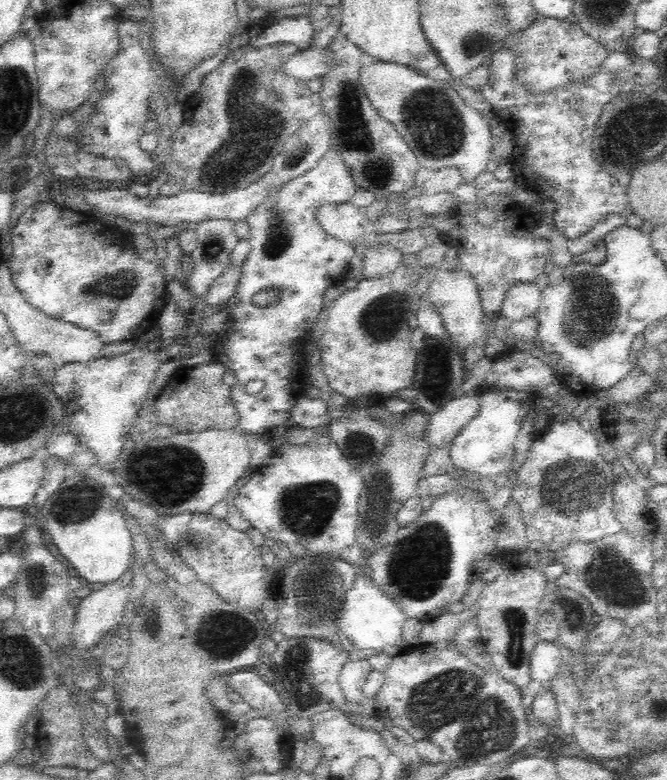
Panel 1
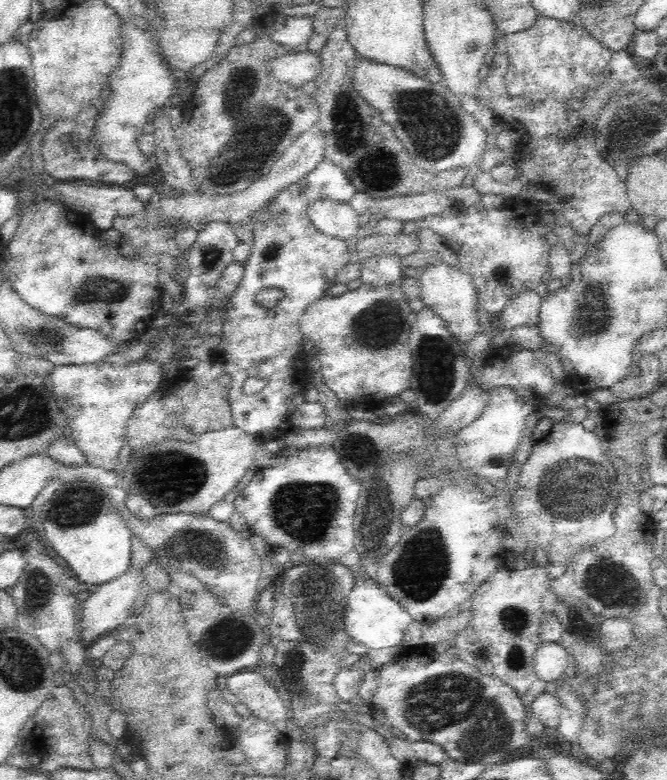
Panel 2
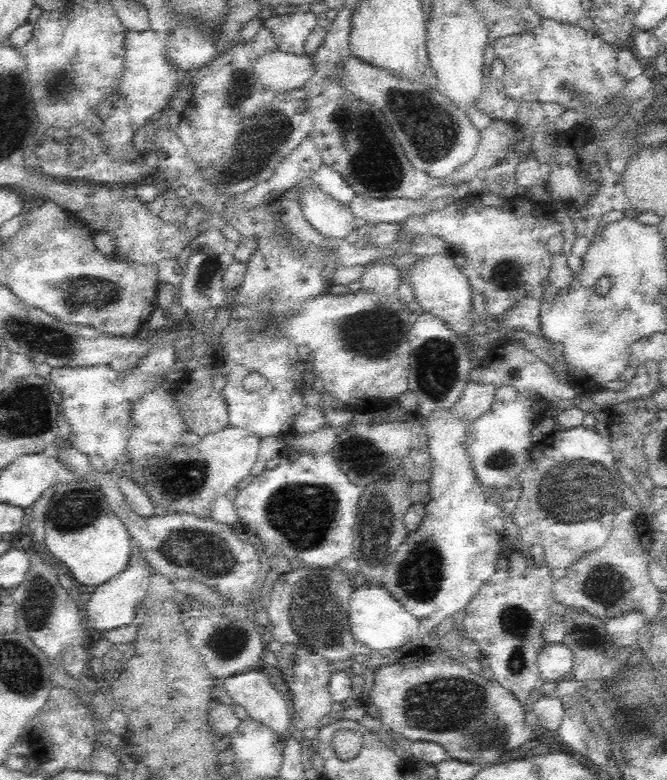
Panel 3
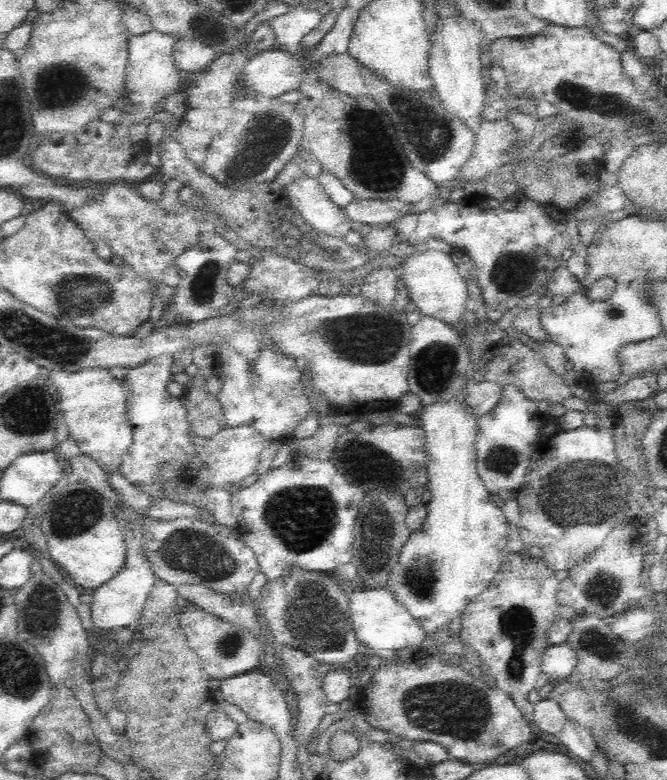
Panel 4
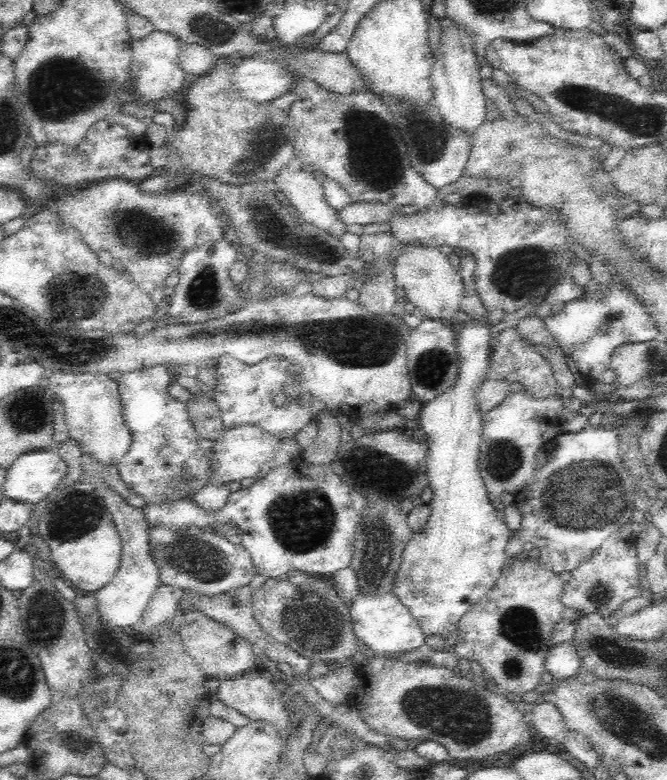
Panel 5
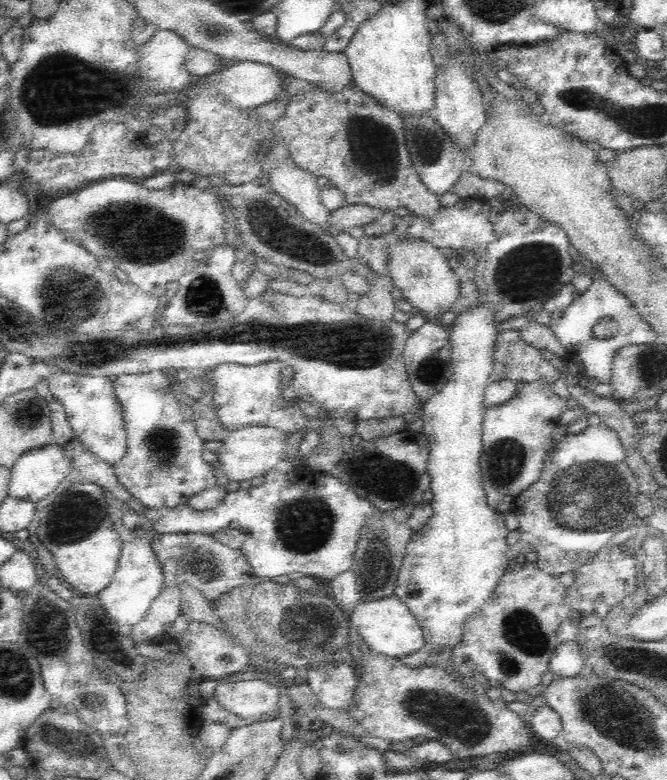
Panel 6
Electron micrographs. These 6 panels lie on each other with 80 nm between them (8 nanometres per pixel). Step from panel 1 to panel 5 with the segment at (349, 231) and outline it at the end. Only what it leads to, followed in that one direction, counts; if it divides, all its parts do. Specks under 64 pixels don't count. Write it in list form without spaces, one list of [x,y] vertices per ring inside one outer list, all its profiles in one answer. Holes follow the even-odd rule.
[[[284,167],[276,175],[274,181],[278,185],[278,190],[284,194],[293,208],[300,213],[303,222],[314,225],[337,239],[347,232],[347,224],[339,217],[338,210],[328,204],[324,194],[323,183],[314,176],[314,173],[294,169],[293,167]]]

